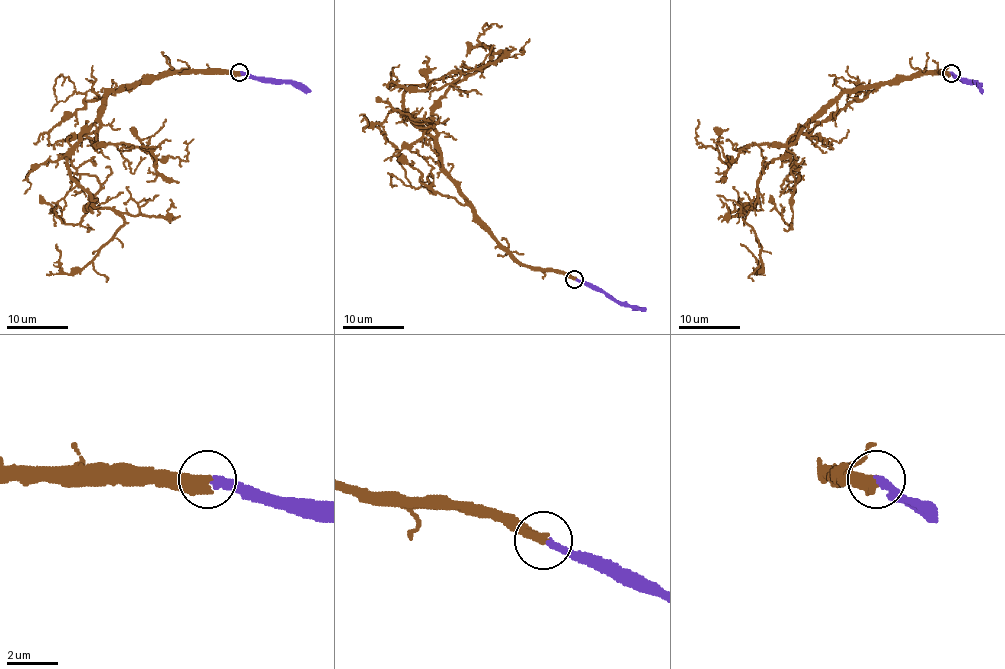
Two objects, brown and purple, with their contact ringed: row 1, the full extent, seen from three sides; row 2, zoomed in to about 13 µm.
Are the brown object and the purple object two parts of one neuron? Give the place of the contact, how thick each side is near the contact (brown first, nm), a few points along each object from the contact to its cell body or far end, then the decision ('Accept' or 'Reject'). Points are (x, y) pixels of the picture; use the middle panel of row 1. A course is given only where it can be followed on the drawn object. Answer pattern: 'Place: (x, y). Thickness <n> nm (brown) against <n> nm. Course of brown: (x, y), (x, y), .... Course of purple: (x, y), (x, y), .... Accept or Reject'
Place: (574, 279). Thickness 440 nm (brown) against 260 nm. Course of brown: (574, 278), (523, 266), (403, 107), (412, 86), (459, 71), (440, 89), (411, 91), (395, 85), (392, 68). Course of purple: (575, 278), (591, 283), (630, 306), (645, 309). Accept

